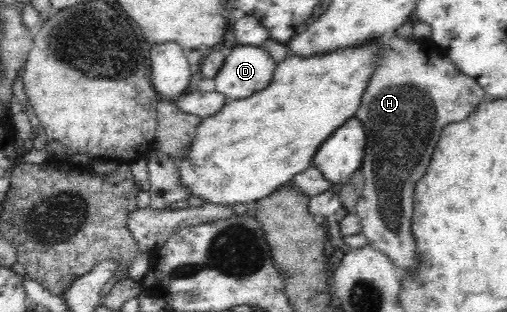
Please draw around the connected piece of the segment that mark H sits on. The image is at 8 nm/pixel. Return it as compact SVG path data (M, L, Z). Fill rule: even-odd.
M393 36L385 48L383 57L378 60L378 68L365 88L363 104L357 110L366 131L365 156L362 162L364 189L356 206L356 214L362 224L362 233L368 245L381 251L402 275L417 271L417 241L413 237L412 220L414 213L413 193L416 182L425 174L425 168L431 160L431 152L439 142L445 124L459 122L468 116L481 101L488 97L475 82L461 73L441 51L429 42L403 42Z

